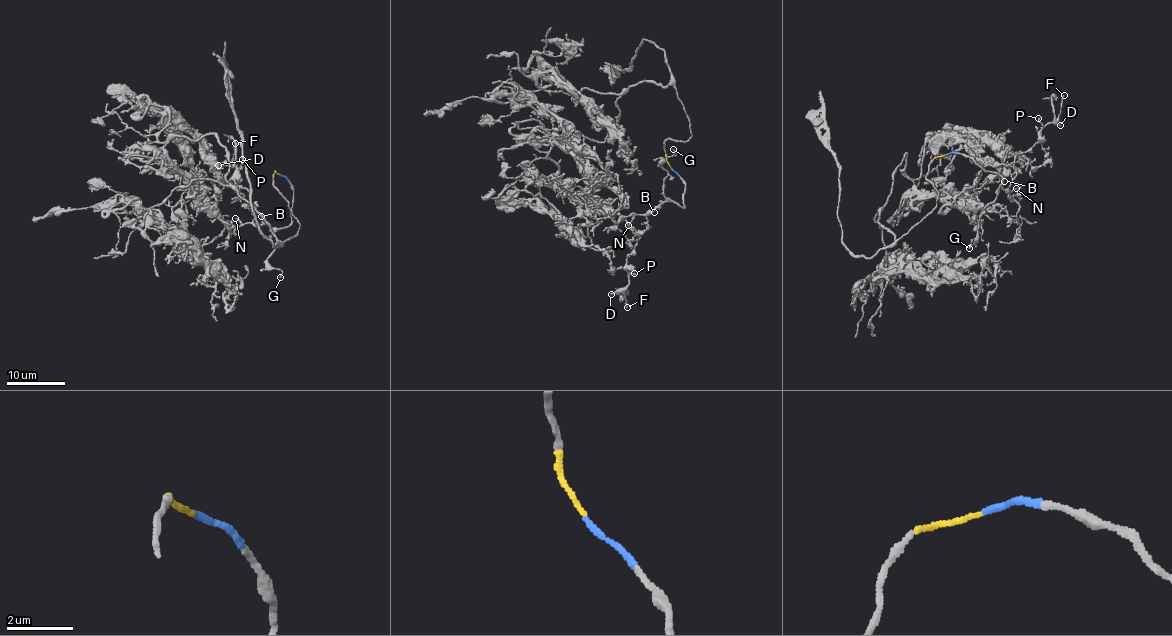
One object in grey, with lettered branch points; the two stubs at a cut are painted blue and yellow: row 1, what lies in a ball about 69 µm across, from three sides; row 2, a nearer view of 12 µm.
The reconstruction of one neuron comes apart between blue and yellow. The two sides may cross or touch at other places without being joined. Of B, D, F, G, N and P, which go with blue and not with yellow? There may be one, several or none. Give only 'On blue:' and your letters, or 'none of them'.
On blue: B, D, F, G, N, P

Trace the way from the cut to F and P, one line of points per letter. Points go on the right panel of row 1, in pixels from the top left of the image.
F: (947, 154), (970, 156), (1001, 176), (999, 190), (1009, 188), (1015, 155), (1058, 117), (1064, 95)
P: (947, 154), (970, 156), (997, 172), (999, 192), (1016, 175), (1015, 155), (1038, 140), (1038, 118)

